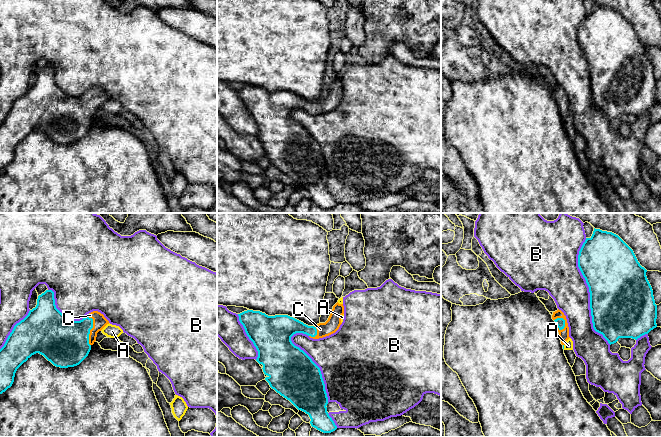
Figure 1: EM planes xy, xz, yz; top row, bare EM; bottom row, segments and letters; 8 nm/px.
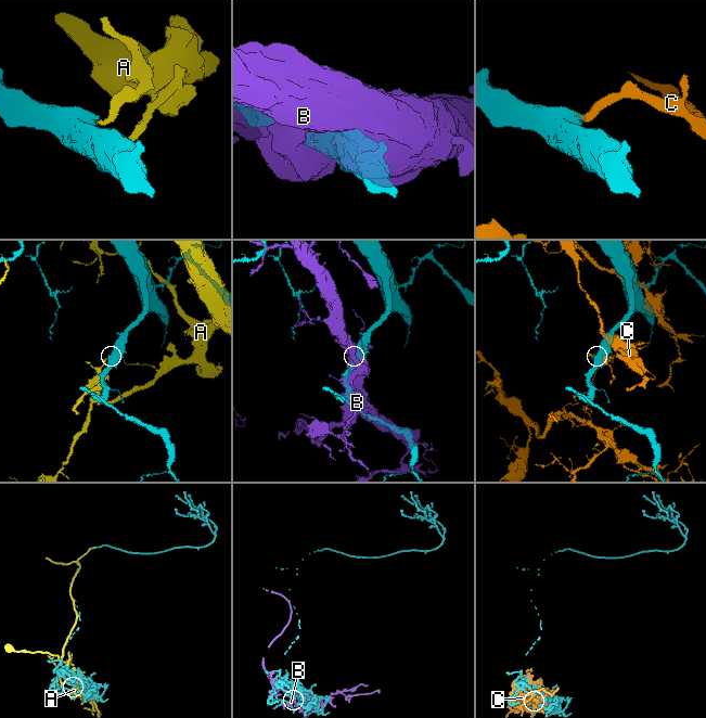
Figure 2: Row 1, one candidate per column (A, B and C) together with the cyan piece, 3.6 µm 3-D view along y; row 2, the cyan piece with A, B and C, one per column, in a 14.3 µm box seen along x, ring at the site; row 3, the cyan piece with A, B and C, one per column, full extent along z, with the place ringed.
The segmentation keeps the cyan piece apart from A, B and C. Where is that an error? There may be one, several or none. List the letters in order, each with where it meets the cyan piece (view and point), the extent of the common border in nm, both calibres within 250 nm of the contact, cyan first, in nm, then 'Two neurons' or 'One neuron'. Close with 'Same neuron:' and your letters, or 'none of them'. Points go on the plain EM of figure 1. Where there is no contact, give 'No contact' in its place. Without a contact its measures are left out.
A: Touches cyan at yz (563, 123). Shared border 30 nm. Thickness 20 nm (cyan) against 70 nm. Two neurons
B: Touches cyan at yz (589, 67). Shared border 900 nm. Thickness 500 nm (cyan) against 320 nm. Two neurons
C: Touches cyan at xy (91, 104). Shared border 240 nm. Thickness 380 nm (cyan) against 110 nm. Two neurons
Same neuron: none of them

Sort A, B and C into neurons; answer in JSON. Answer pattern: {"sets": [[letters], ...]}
{"sets": [["A"], ["B"], ["C"]]}

